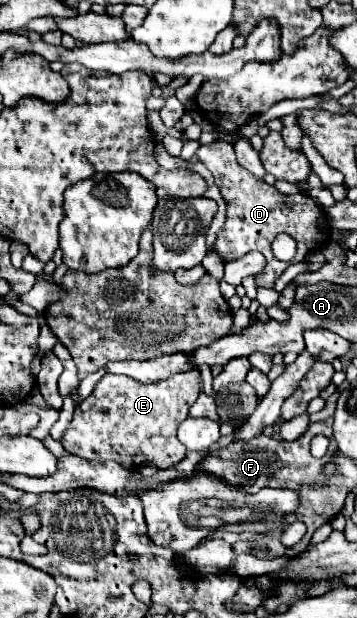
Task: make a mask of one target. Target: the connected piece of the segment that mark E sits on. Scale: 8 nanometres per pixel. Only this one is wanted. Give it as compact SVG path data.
M197 369L171 375L151 385L143 385L127 375L107 373L95 385L93 393L75 407L61 443L69 453L83 459L117 461L127 469L137 469L143 463L155 463L159 469L173 467L187 453L177 439L177 427L189 415L189 407L197 401L199 393L201 375Z

